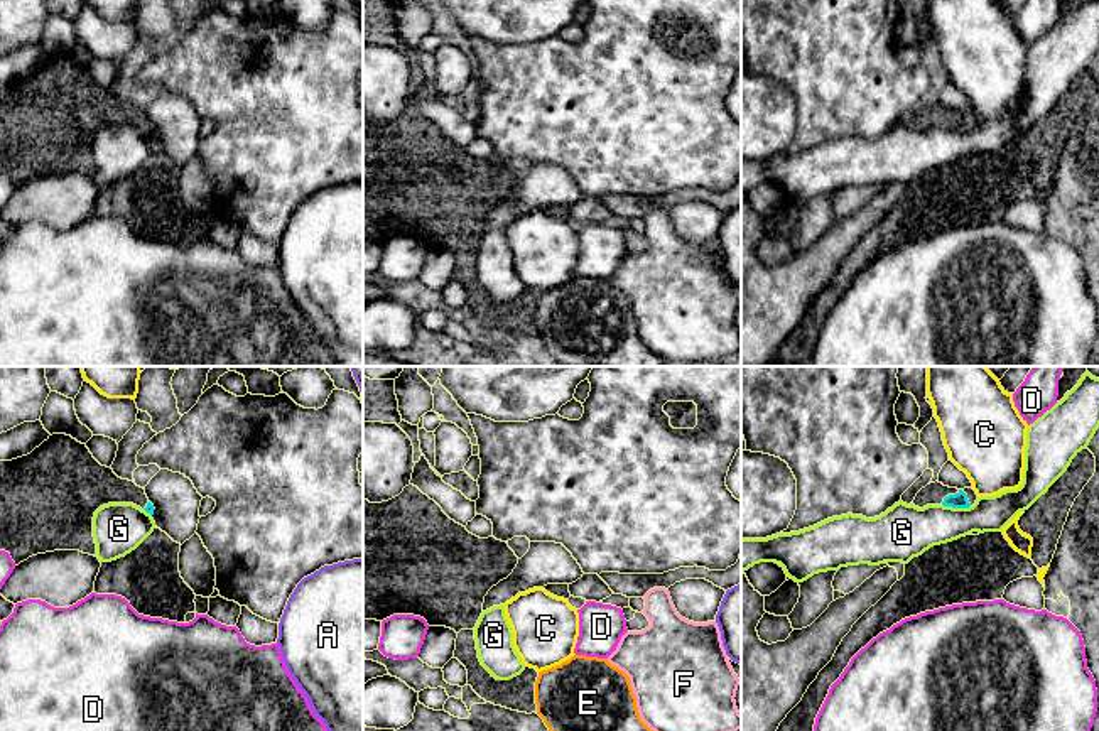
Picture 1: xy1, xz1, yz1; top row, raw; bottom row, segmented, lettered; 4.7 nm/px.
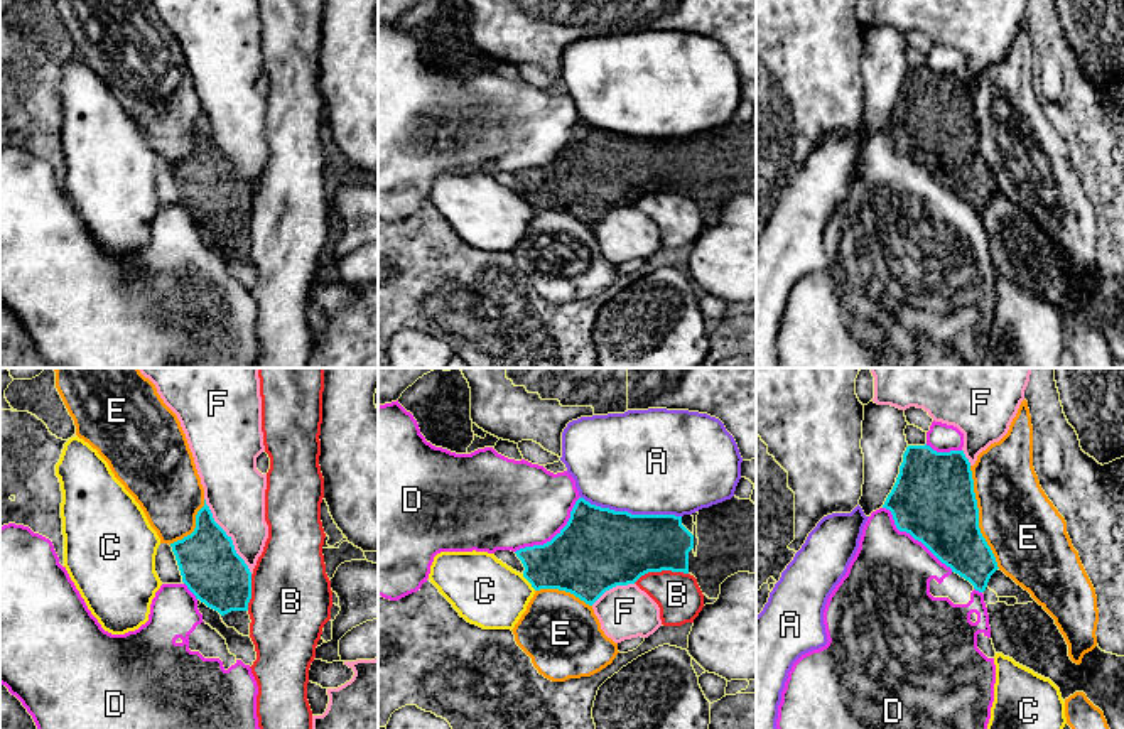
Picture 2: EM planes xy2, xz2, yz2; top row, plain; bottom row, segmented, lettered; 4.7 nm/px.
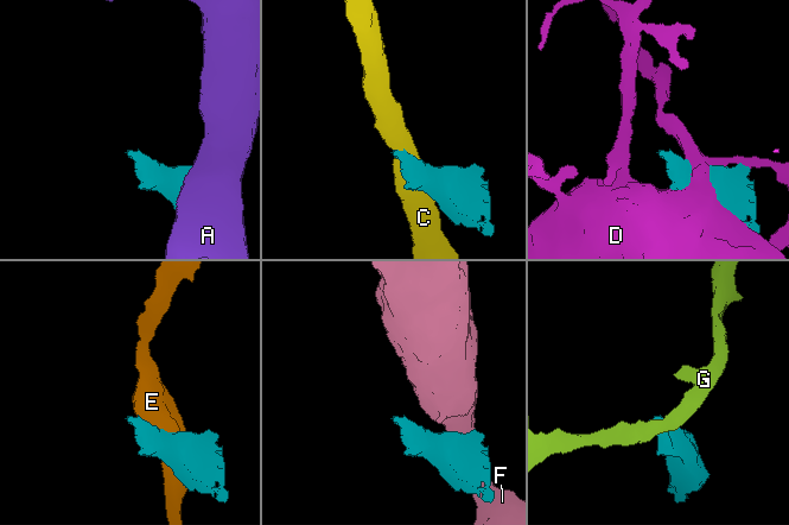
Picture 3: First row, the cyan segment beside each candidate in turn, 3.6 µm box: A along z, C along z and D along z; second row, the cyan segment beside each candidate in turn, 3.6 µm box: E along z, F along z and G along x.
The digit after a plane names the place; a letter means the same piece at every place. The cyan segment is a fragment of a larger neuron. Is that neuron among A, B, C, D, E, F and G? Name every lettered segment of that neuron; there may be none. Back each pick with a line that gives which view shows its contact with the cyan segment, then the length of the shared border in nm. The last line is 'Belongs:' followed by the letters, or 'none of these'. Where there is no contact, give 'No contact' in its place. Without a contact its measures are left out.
Belongs: none of these

